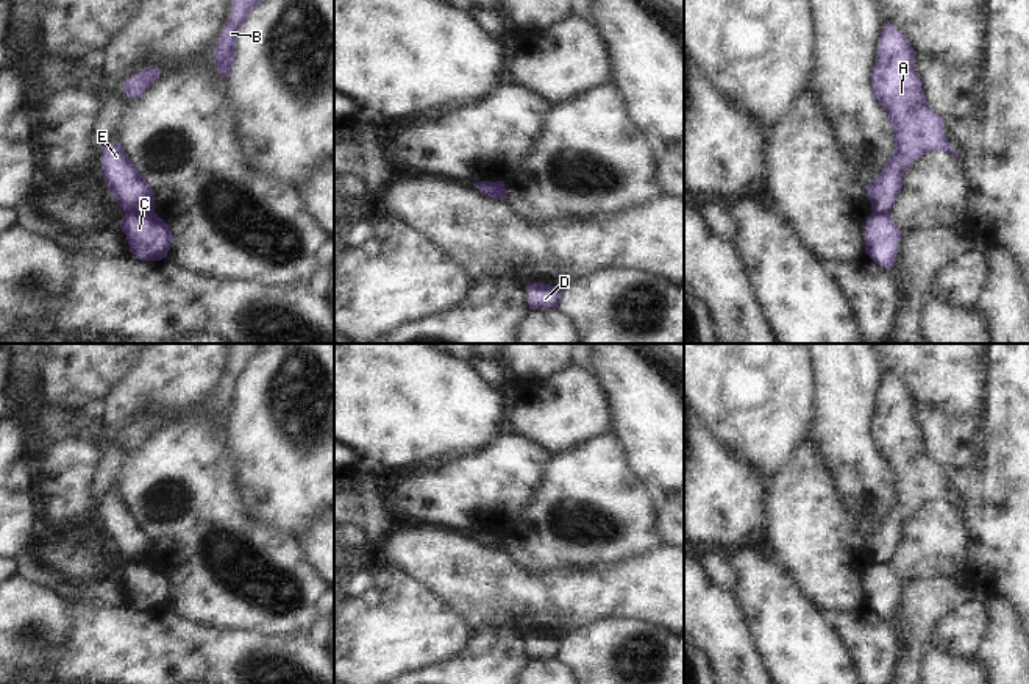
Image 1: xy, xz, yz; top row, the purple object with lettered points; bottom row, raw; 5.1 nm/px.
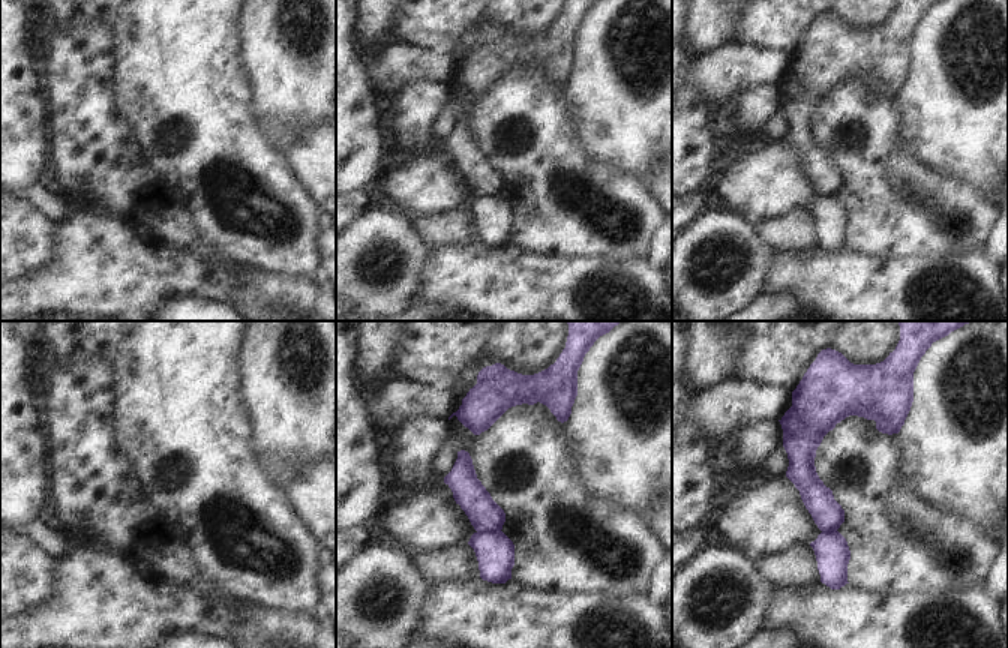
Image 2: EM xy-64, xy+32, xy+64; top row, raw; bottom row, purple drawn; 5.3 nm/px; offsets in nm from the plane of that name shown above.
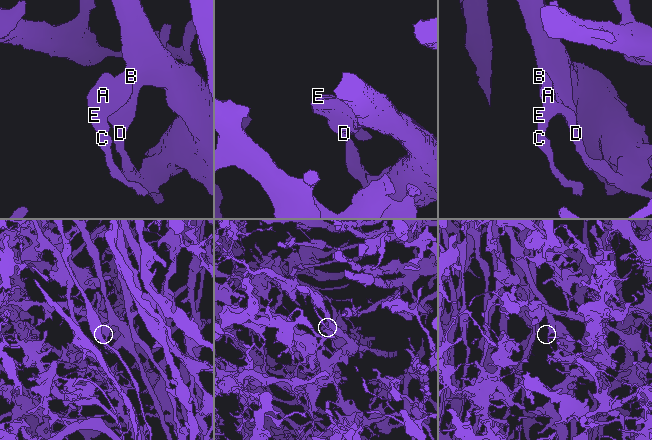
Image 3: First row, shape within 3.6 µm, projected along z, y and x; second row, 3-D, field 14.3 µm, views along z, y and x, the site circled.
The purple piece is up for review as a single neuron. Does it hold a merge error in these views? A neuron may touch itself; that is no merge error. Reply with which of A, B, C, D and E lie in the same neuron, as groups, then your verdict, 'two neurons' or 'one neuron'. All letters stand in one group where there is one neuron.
groups A B D E / C; two neurons

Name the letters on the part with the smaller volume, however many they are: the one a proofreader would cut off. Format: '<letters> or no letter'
C.

